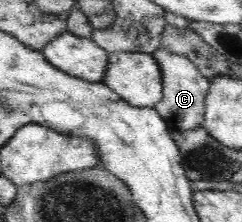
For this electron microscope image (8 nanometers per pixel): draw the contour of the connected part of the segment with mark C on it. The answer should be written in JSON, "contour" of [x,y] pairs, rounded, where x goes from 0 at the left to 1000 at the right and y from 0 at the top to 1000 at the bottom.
{"contour":[[[674,216],[628,248],[653,270],[665,329],[674,329],[674,423],[665,450],[636,477],[674,541],[690,550],[698,595],[764,595],[831,572],[847,532],[847,446],[872,365],[831,338],[806,288],[760,252],[715,243]]]}

